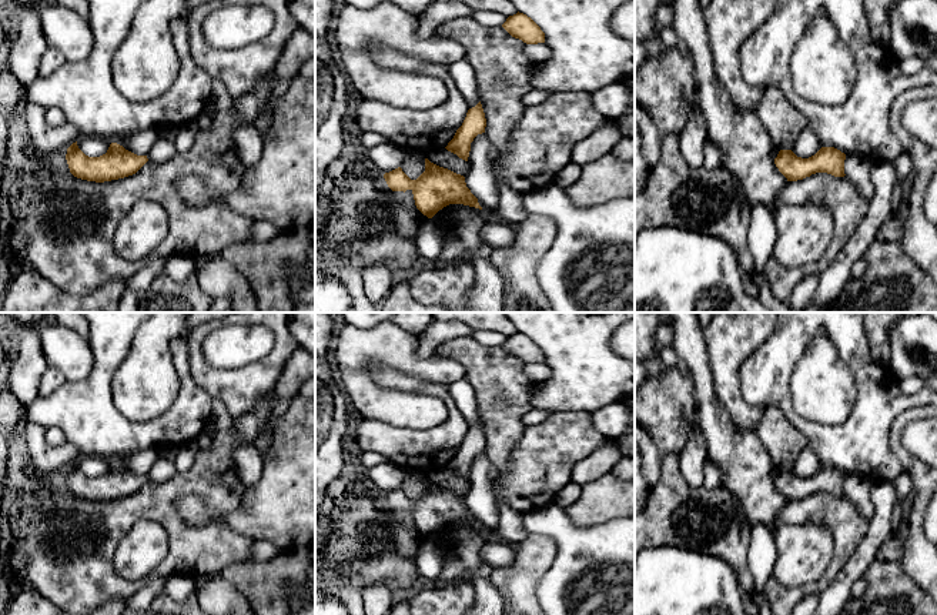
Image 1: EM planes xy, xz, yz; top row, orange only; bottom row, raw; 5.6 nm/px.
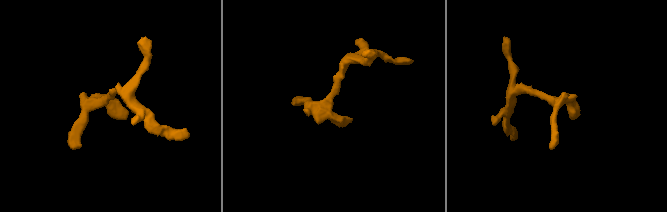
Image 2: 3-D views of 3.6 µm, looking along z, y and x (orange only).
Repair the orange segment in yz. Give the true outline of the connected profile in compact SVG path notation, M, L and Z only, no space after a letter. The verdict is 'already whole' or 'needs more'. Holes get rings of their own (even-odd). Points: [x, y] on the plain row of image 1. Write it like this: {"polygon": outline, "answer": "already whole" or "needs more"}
{"polygon": "M821 467L809 478L797 477L792 469L780 469L774 478L774 484L787 501L797 501L816 492L844 497L844 479L846 474L840 469Z", "answer": "already whole"}

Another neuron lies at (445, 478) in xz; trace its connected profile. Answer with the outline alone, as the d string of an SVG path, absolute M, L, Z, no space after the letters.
M446 468L442 469L428 469L425 471L425 478L431 482L448 488L456 494L466 495L469 489L469 482L459 478L456 474L448 471Z

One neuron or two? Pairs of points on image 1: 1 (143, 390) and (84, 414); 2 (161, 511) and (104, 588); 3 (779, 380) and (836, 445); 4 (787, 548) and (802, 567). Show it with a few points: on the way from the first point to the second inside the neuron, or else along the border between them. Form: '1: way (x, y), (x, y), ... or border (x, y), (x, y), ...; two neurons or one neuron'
1: border (117, 368), (111, 401), (127, 418), (140, 421); two neurons
2: way (136, 511), (103, 544), (103, 562); one neuron
3: way (782, 400), (803, 425), (816, 434); one neuron
4: way (792, 552), (802, 562); one neuron

